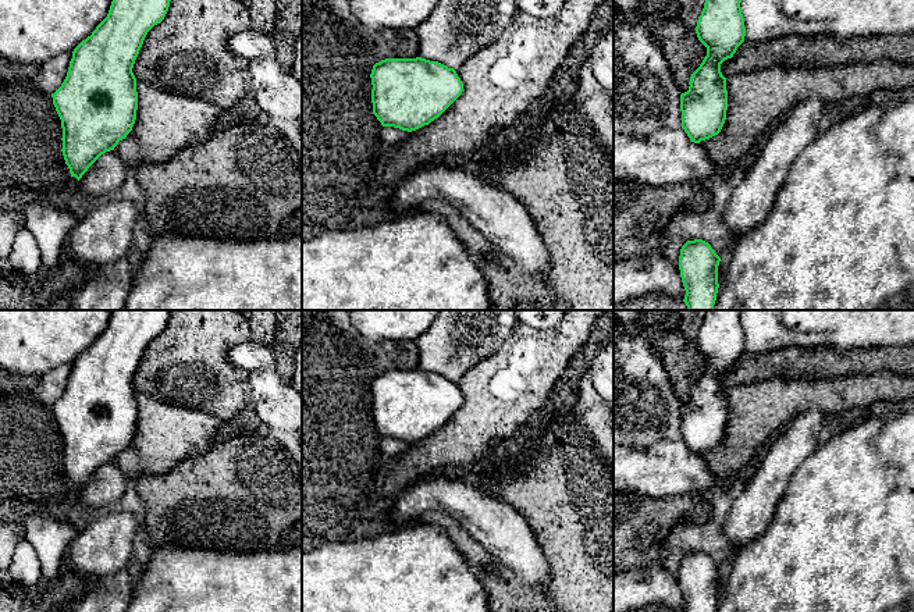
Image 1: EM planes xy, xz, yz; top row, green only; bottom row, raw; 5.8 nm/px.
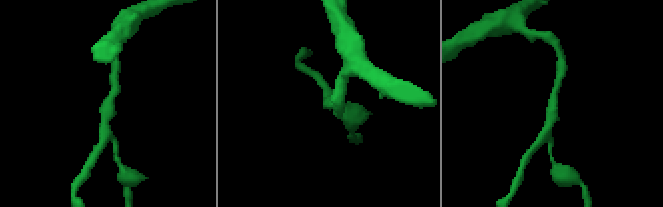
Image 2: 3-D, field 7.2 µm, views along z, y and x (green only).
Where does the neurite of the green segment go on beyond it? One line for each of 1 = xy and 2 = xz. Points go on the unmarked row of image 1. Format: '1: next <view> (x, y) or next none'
1: next none
2: next none

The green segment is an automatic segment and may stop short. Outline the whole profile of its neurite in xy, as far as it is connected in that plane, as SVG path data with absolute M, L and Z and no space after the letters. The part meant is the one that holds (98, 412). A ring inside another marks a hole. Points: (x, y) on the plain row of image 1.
M113 310L107 328L74 360L67 388L51 409L61 431L61 463L71 488L78 492L102 466L114 462L132 442L138 421L132 380L147 344L164 331L170 313Z

